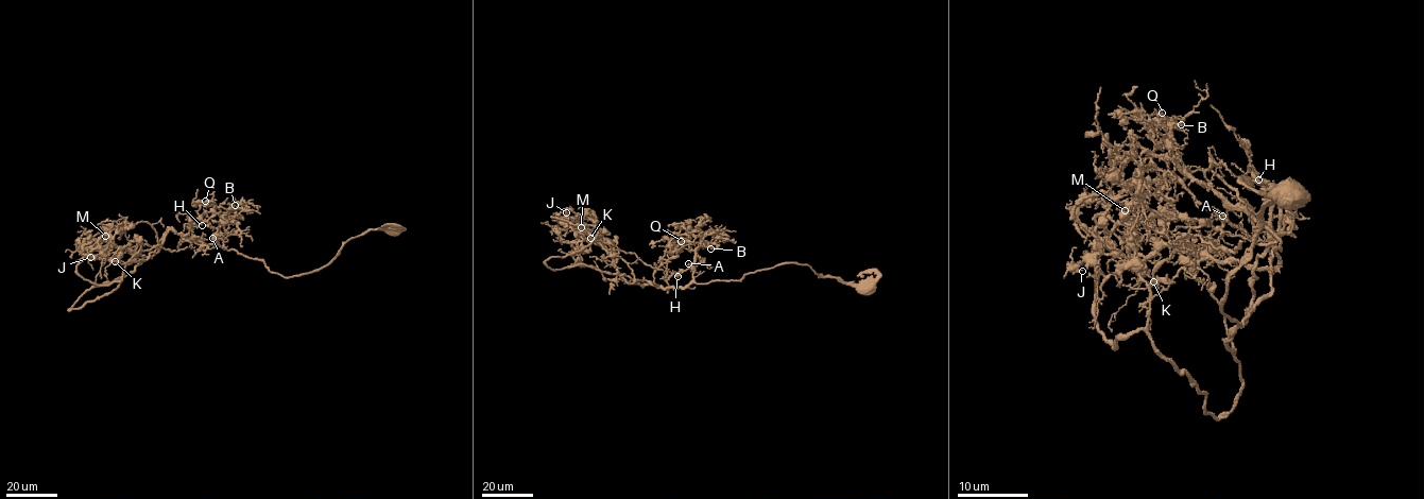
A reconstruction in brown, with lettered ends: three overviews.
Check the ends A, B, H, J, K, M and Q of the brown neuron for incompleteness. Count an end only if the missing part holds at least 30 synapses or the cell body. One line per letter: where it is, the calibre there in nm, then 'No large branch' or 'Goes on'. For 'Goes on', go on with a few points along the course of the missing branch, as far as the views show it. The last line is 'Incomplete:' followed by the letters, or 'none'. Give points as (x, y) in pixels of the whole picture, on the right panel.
A: Place: (1222, 216). Thickness 170 nm. Goes on. Course of what is missing: (1222, 216), (1231, 206), (1246, 223), (1247, 205), (1244, 194), (1231, 179)
B: Place: (1181, 124). Thickness 150 nm. Goes on. Course of what is missing: (1181, 124), (1183, 128), (1181, 110), (1167, 92)
H: Place: (1258, 179). Thickness 120 nm. No large branch
J: Place: (1082, 271). Thickness 110 nm. No large branch
K: Place: (1153, 281). Thickness 120 nm. No large branch
M: Place: (1125, 210). Thickness 150 nm. No large branch
Q: Place: (1162, 113). Thickness 150 nm. No large branch
Incomplete: A, B

